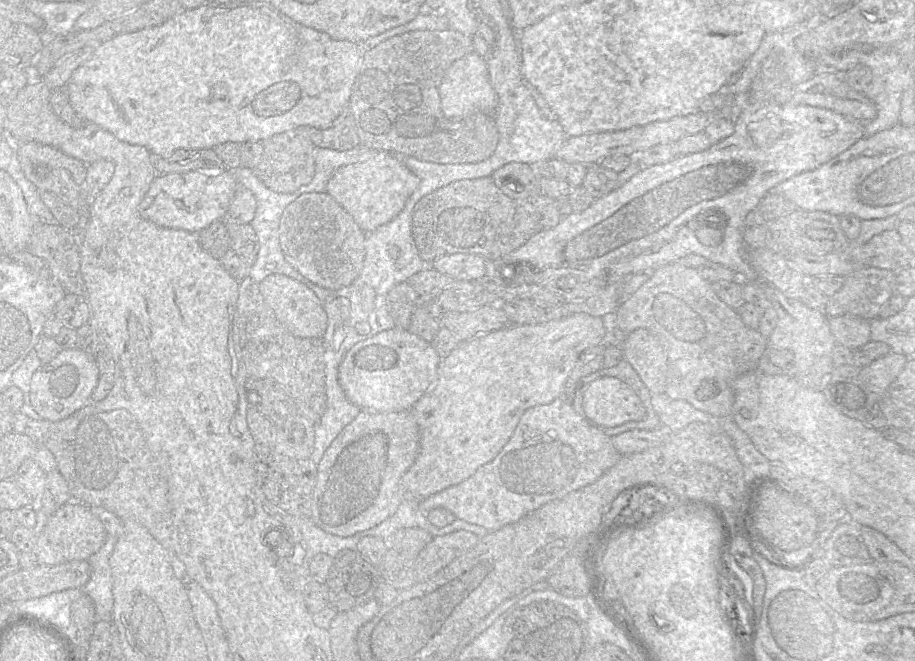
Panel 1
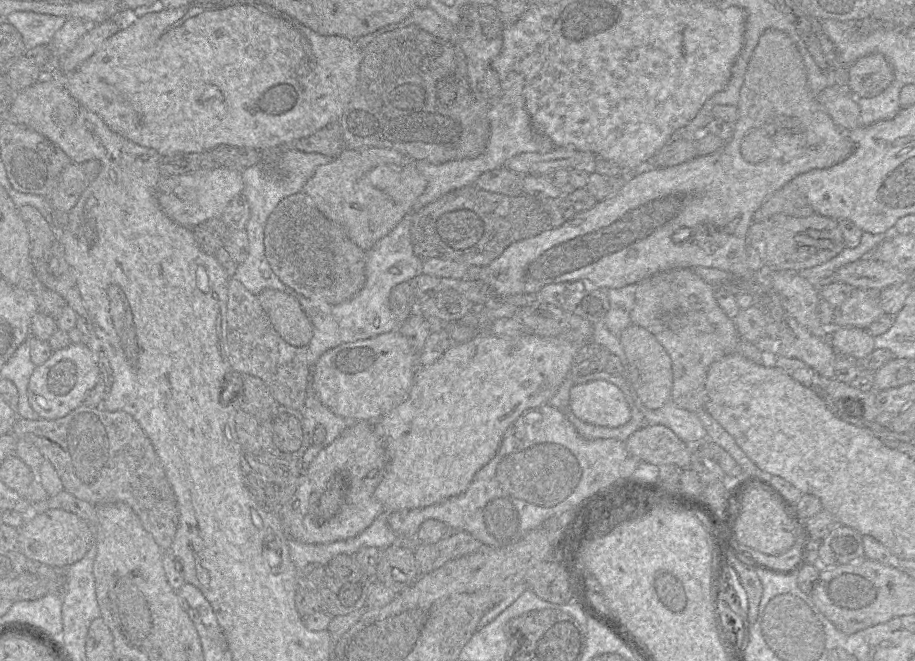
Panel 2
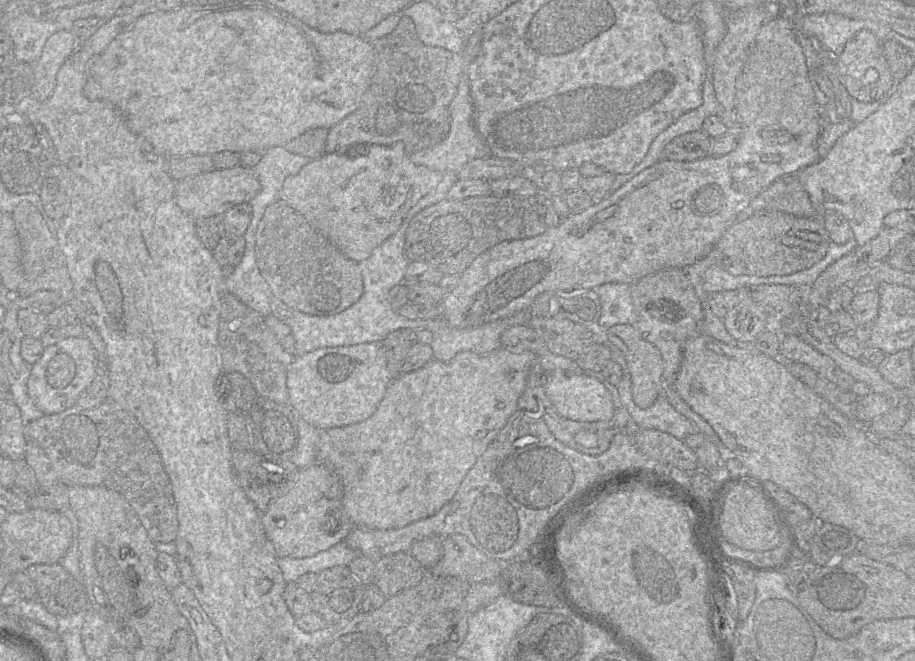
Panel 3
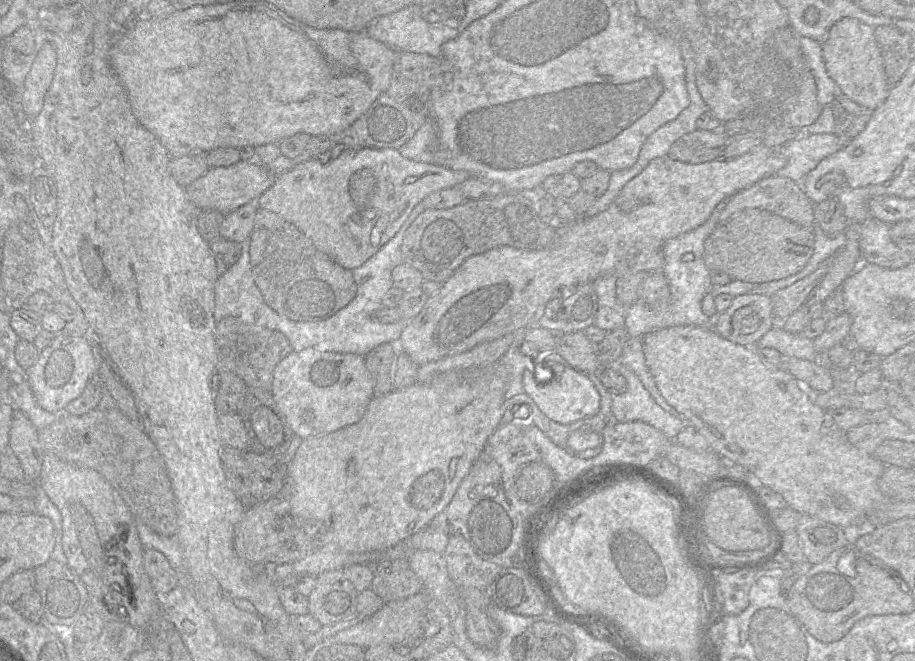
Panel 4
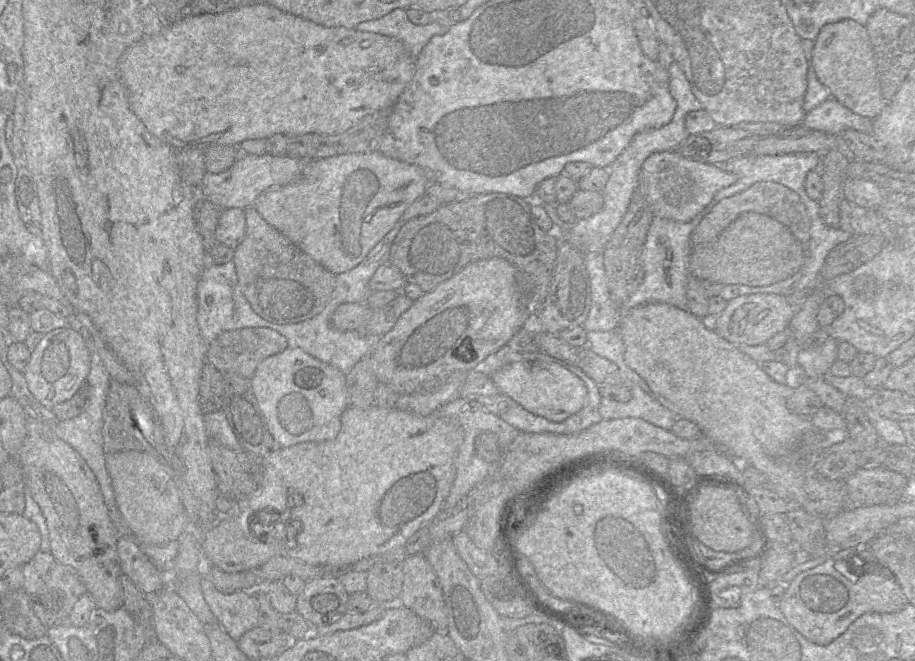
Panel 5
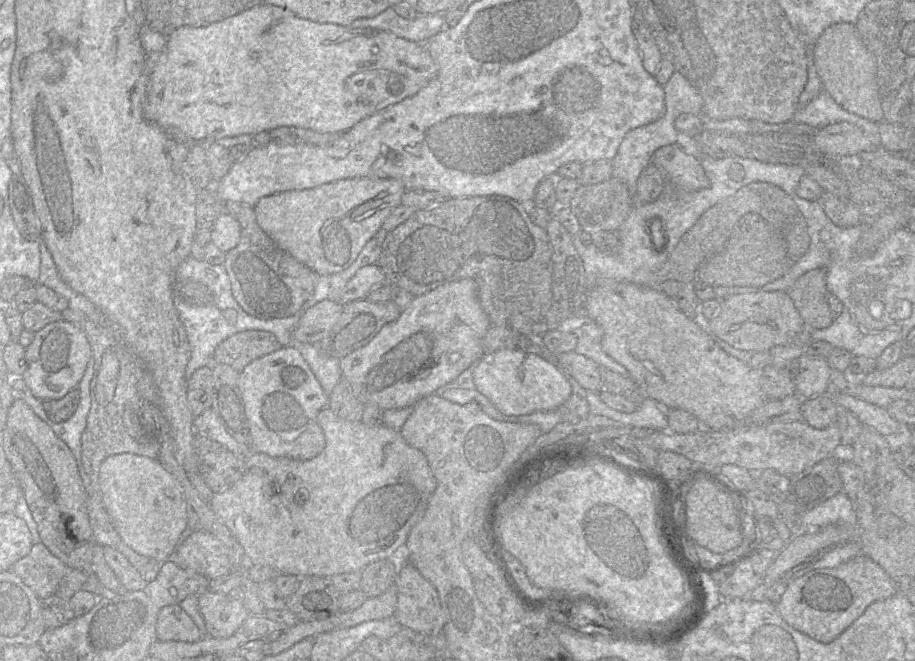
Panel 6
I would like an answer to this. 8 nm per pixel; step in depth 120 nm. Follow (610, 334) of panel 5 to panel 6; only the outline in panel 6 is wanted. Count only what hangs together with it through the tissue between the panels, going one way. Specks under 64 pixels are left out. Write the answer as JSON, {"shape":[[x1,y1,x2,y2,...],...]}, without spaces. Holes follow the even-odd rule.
{"shape":[[587,321,582,326,576,328,573,333,577,337,574,352,592,359,599,366,603,366,623,377,629,377,626,368,602,350,601,340,603,332,595,322]]}

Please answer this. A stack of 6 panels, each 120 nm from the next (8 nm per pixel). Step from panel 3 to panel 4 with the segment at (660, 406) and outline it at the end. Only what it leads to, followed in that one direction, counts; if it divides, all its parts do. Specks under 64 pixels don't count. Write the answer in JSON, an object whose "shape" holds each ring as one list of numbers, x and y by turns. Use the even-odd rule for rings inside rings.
{"shape":[[616,361,610,368,627,381,626,392,613,396,611,403,611,411,617,422,644,422,661,431,670,440,674,440,689,424,688,421,682,421,660,407,627,366]]}

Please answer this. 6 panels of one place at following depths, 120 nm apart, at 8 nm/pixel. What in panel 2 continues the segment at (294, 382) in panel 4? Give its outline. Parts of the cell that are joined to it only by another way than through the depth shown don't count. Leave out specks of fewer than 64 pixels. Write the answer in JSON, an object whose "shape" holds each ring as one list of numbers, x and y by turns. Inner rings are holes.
{"shape":[[395,329,324,352,311,367,310,386,324,406,347,421,375,422,407,399,418,368,418,352]]}

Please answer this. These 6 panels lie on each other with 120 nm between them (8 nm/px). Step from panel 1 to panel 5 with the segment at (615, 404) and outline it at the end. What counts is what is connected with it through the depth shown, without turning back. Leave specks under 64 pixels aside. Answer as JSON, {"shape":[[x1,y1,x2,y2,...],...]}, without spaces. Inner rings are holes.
{"shape":[[528,360,510,363,491,375,499,390,524,409,551,422,562,422,586,404,585,383,569,370,553,362]]}

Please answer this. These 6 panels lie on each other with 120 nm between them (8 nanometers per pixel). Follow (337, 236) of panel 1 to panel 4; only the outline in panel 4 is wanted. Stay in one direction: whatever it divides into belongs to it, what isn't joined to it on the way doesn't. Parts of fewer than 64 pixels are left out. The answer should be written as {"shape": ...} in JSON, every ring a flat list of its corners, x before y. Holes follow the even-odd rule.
{"shape":[[258,208,250,235,249,254,254,281,264,301,278,314,292,321,325,320,347,306,356,296,357,285,352,270,343,268,319,251,299,228,274,212]]}

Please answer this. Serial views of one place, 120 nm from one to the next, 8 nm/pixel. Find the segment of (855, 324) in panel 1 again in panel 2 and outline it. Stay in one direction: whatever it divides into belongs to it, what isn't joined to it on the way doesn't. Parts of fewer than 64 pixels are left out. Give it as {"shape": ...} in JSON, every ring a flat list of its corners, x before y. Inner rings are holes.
{"shape":[[856,327,831,328,830,344,837,354,861,359,874,350,874,337,867,329]]}

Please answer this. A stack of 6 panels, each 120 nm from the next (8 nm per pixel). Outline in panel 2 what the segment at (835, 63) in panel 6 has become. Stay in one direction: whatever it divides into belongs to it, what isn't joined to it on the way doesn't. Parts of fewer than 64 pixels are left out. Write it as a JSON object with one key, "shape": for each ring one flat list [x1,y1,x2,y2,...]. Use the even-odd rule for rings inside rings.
{"shape":[[879,53,861,57,848,70,848,88,856,98,872,98,883,92,893,81,894,71]]}

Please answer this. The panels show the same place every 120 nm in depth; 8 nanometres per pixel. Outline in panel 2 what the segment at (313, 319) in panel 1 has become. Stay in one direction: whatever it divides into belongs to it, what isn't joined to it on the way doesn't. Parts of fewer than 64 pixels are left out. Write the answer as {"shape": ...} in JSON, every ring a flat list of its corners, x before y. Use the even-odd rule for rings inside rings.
{"shape":[[264,289,257,297,273,327,288,344,294,347,309,344,313,327,295,297,273,289]]}

